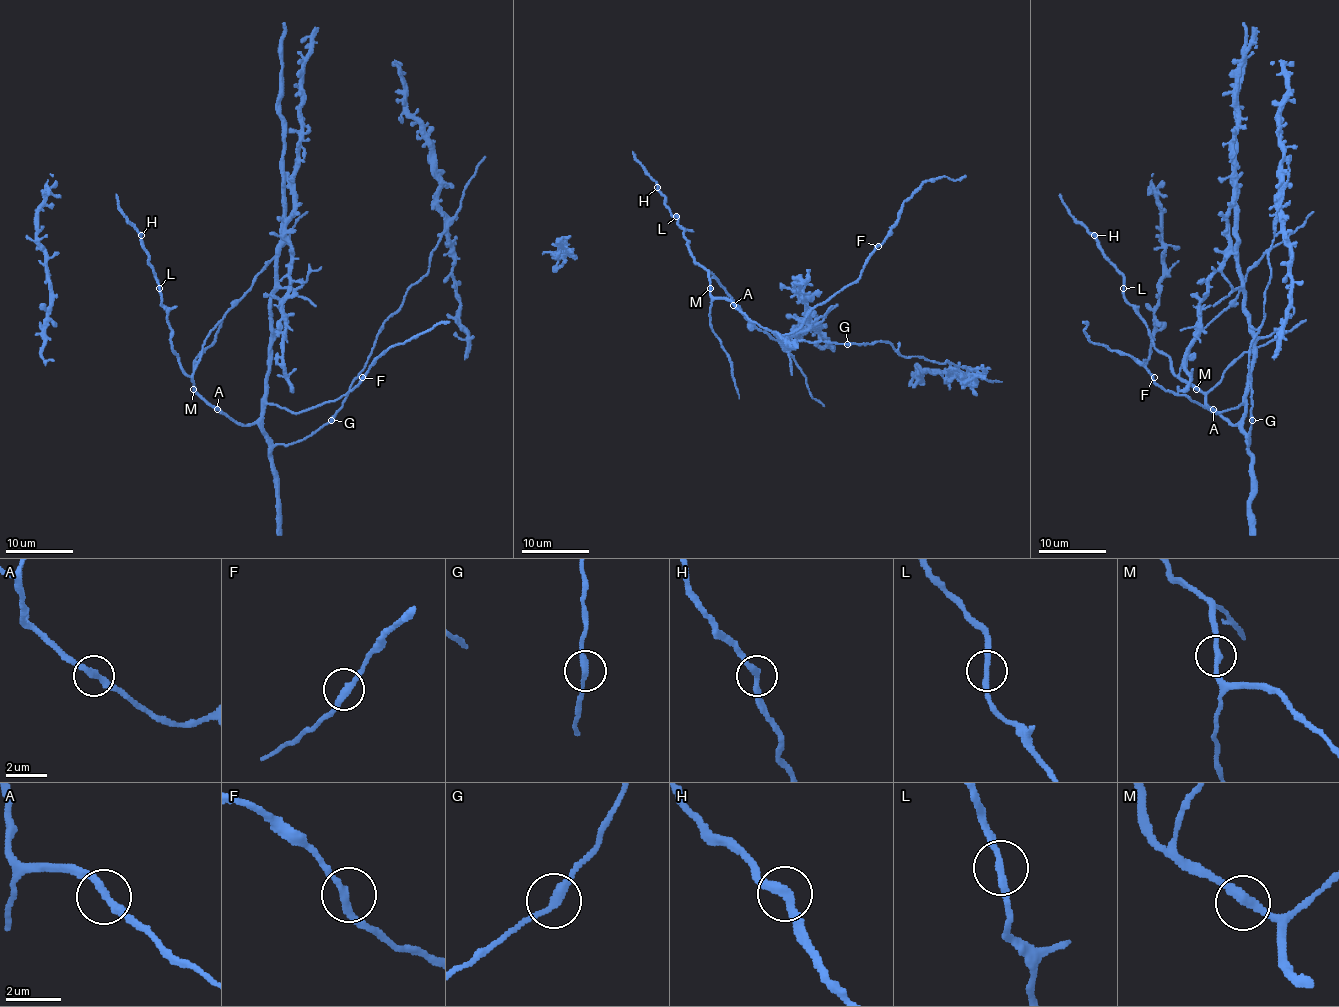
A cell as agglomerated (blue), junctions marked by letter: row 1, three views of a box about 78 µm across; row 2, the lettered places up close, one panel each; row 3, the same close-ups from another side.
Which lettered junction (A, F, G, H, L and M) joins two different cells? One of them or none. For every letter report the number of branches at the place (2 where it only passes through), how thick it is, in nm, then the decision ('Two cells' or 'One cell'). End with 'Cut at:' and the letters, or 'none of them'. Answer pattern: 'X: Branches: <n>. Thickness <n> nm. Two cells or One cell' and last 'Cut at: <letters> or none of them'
A: Branches: 2. Thickness 300 nm. One cell
F: Branches: 2. Thickness 280 nm. One cell
G: Branches: 2. Thickness 300 nm. One cell
H: Branches: 2. Thickness 300 nm. One cell
L: Branches: 2. Thickness 260 nm. One cell
M: Branches: 2. Thickness 300 nm. One cell
Cut at: none of them

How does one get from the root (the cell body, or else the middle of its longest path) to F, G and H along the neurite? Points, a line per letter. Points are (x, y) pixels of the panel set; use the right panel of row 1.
F: (1248, 440), (1243, 429), (1243, 404), (1214, 413), (1184, 394), (1165, 391), (1154, 377)
G: (1248, 440), (1251, 419)
H: (1248, 440), (1238, 423), (1211, 409), (1206, 396), (1174, 372), (1094, 235)

